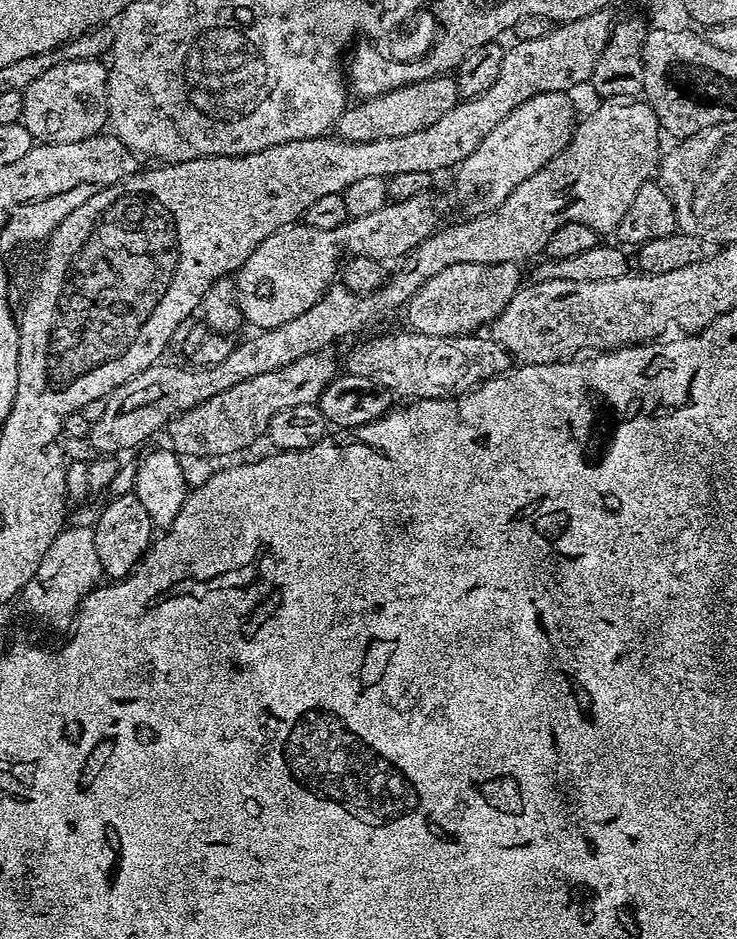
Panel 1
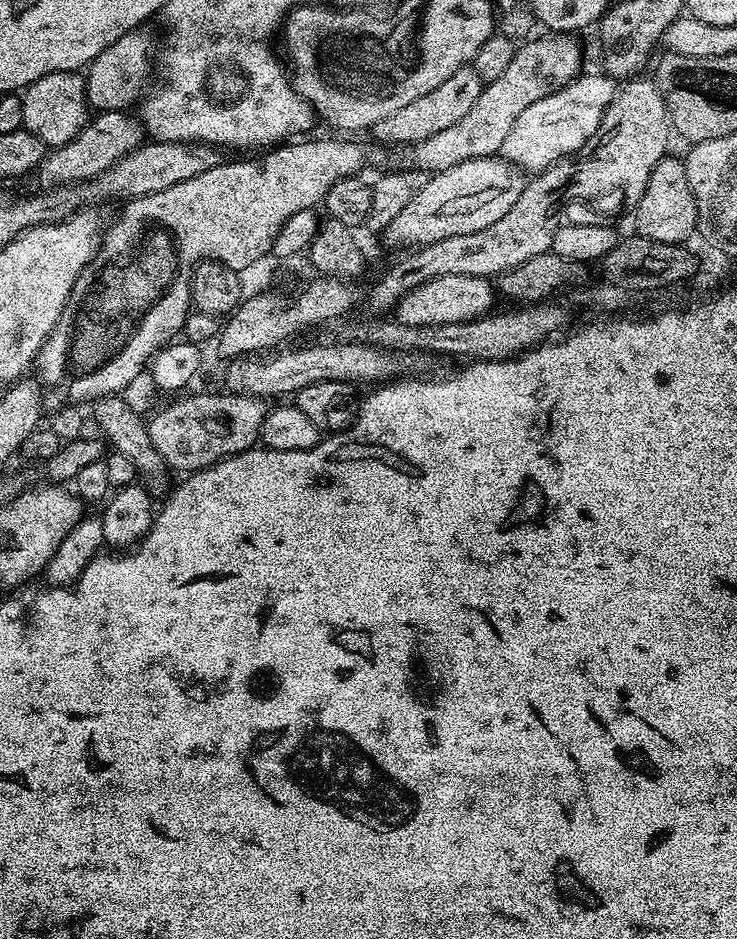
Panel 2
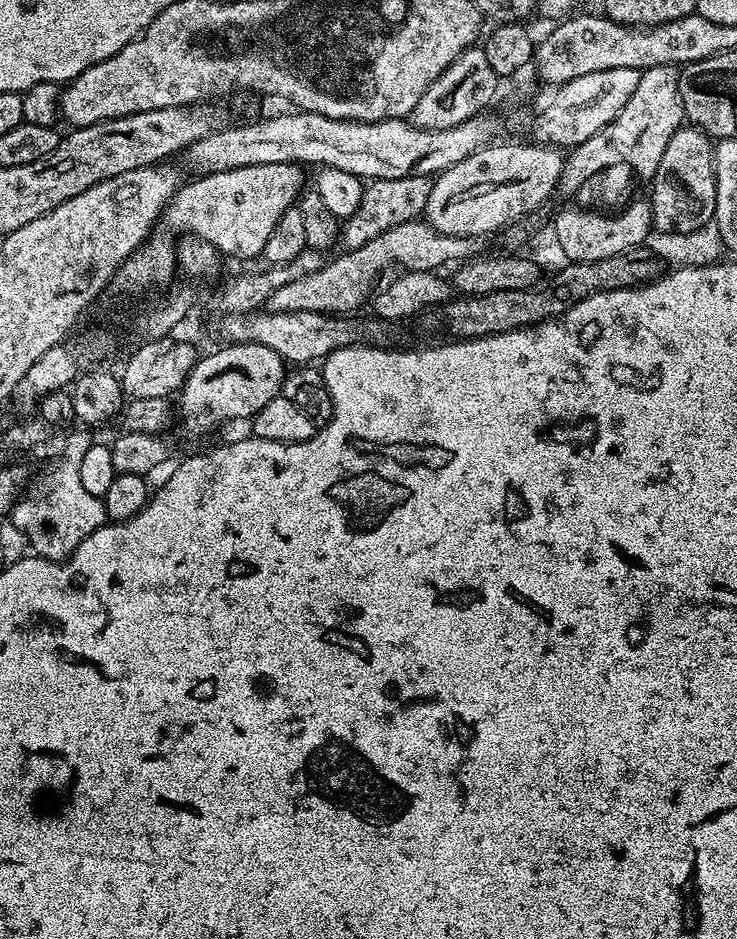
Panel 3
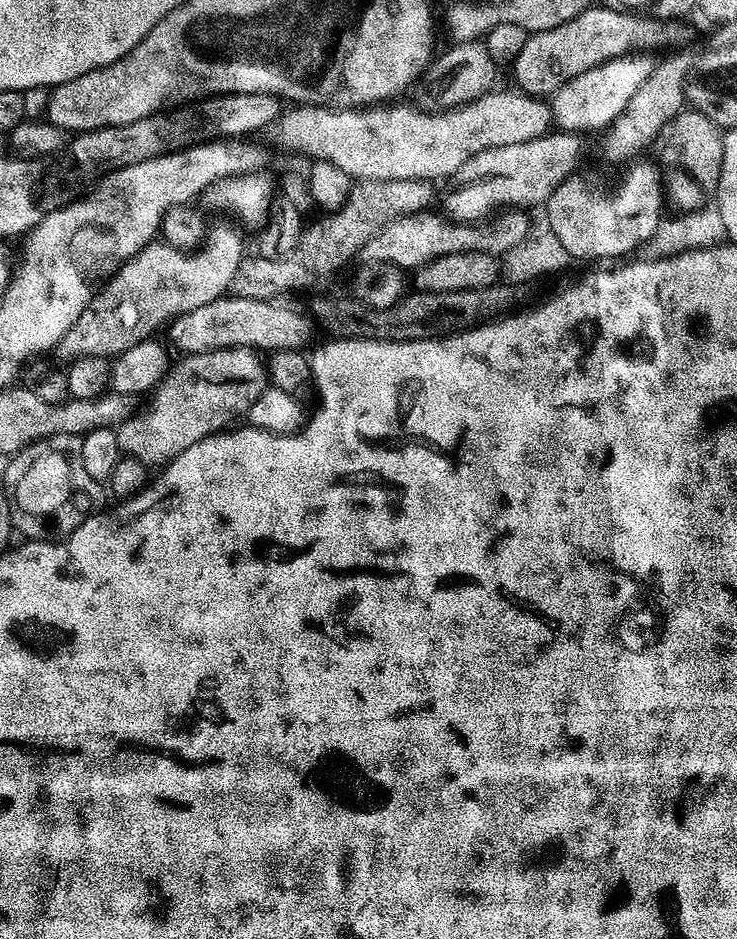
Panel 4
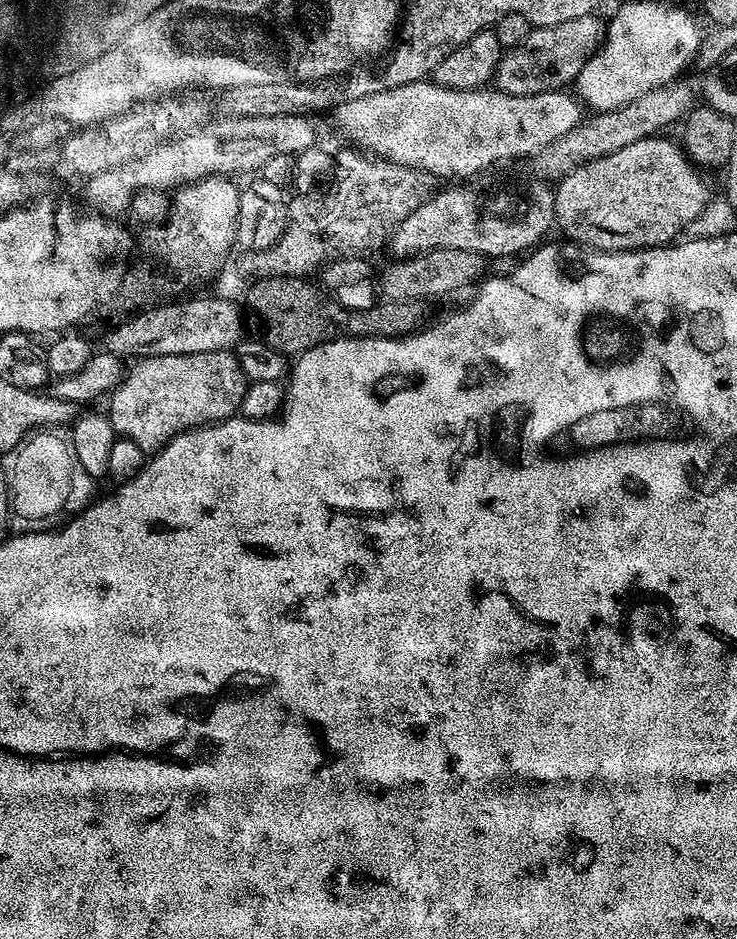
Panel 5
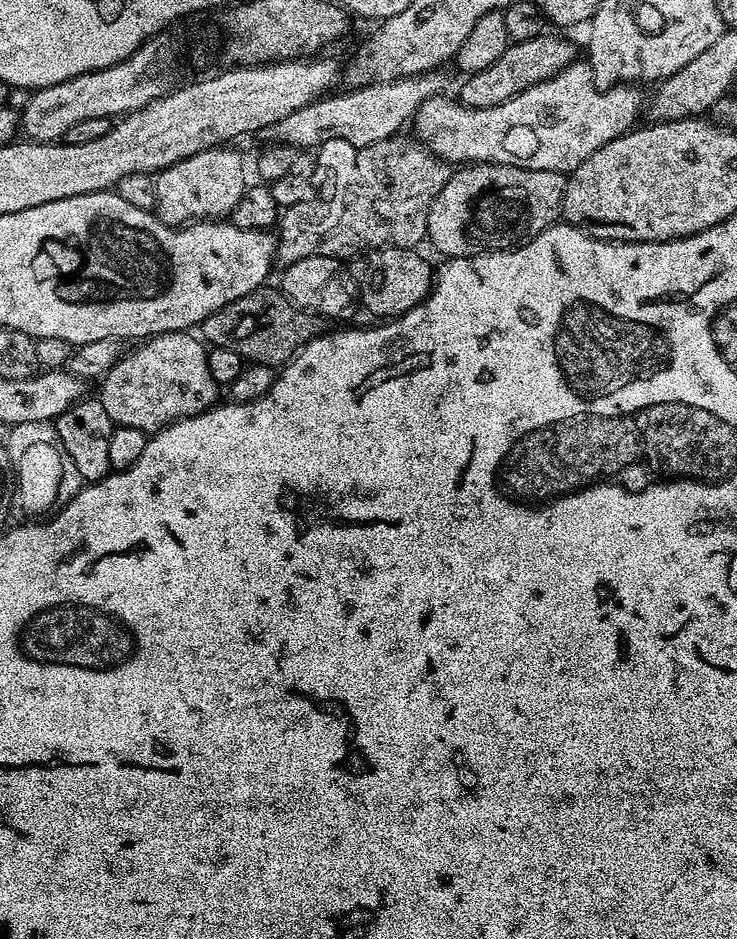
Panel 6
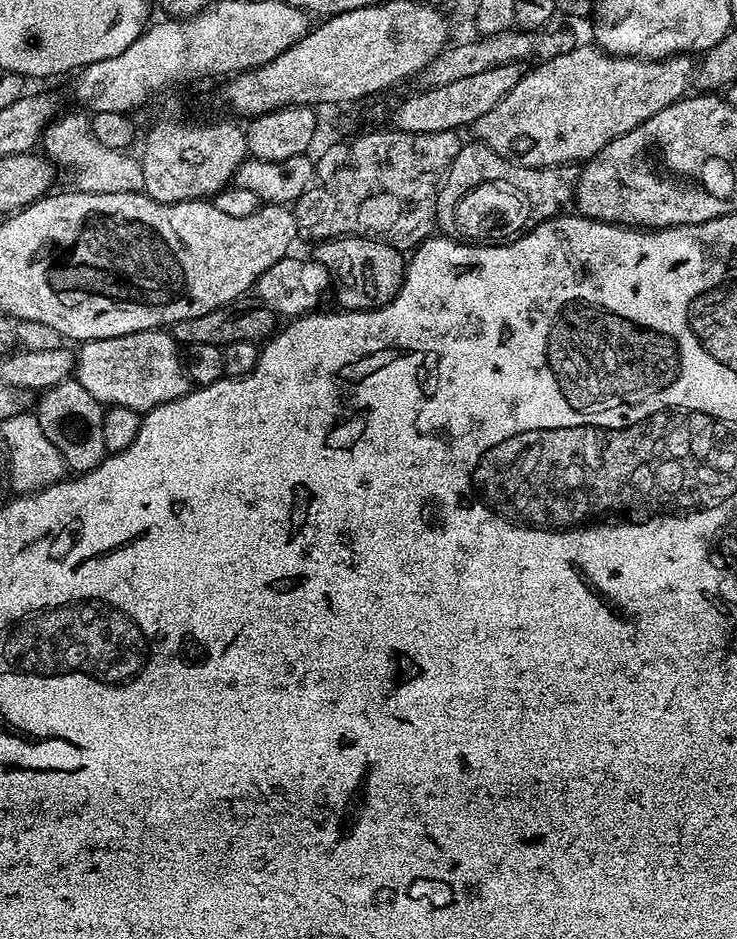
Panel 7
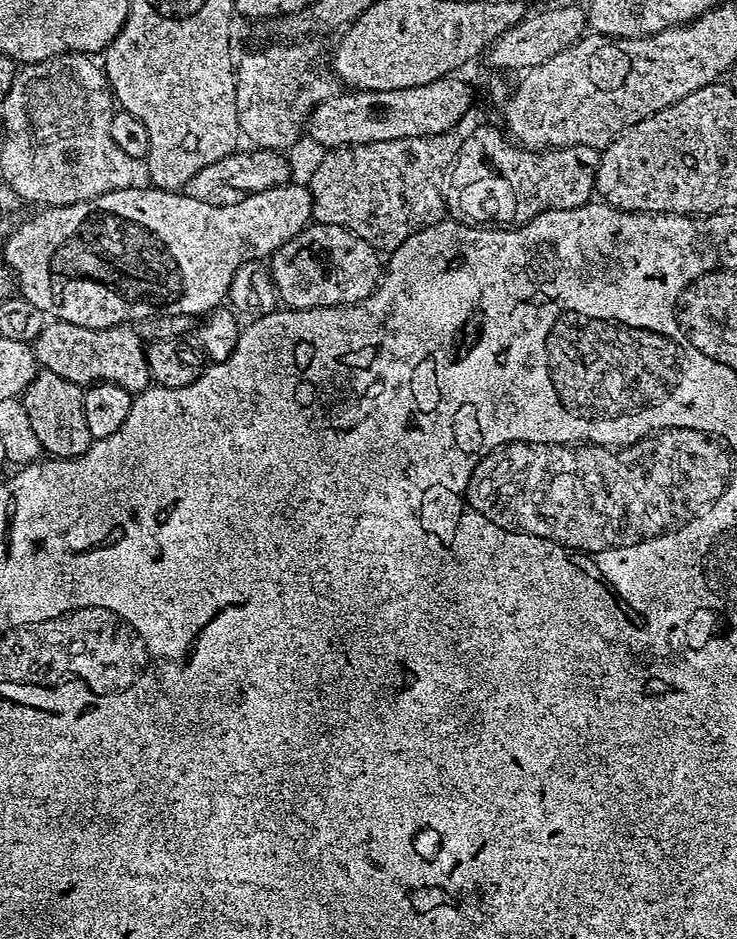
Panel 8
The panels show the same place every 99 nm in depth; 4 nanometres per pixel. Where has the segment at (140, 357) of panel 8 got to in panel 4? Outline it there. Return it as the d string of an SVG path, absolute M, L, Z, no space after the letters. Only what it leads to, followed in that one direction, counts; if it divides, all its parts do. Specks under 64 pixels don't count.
M223 348L213 352L194 352L173 363L161 377L156 387L147 397L145 408L137 407L132 415L116 428L116 437L121 453L138 458L149 466L168 464L182 450L194 446L194 442L202 442L202 438L213 436L216 432L225 431L235 425L236 420L243 417L254 406L254 398L262 394L266 387L266 372L257 353L251 348Z

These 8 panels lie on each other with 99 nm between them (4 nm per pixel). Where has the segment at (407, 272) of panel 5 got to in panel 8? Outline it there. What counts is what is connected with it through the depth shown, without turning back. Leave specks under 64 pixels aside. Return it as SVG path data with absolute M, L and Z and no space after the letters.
M309 223L290 242L286 242L270 257L270 275L276 283L276 295L281 305L293 308L343 308L345 304L361 304L380 283L381 253L370 247L363 236L348 228L333 224Z

